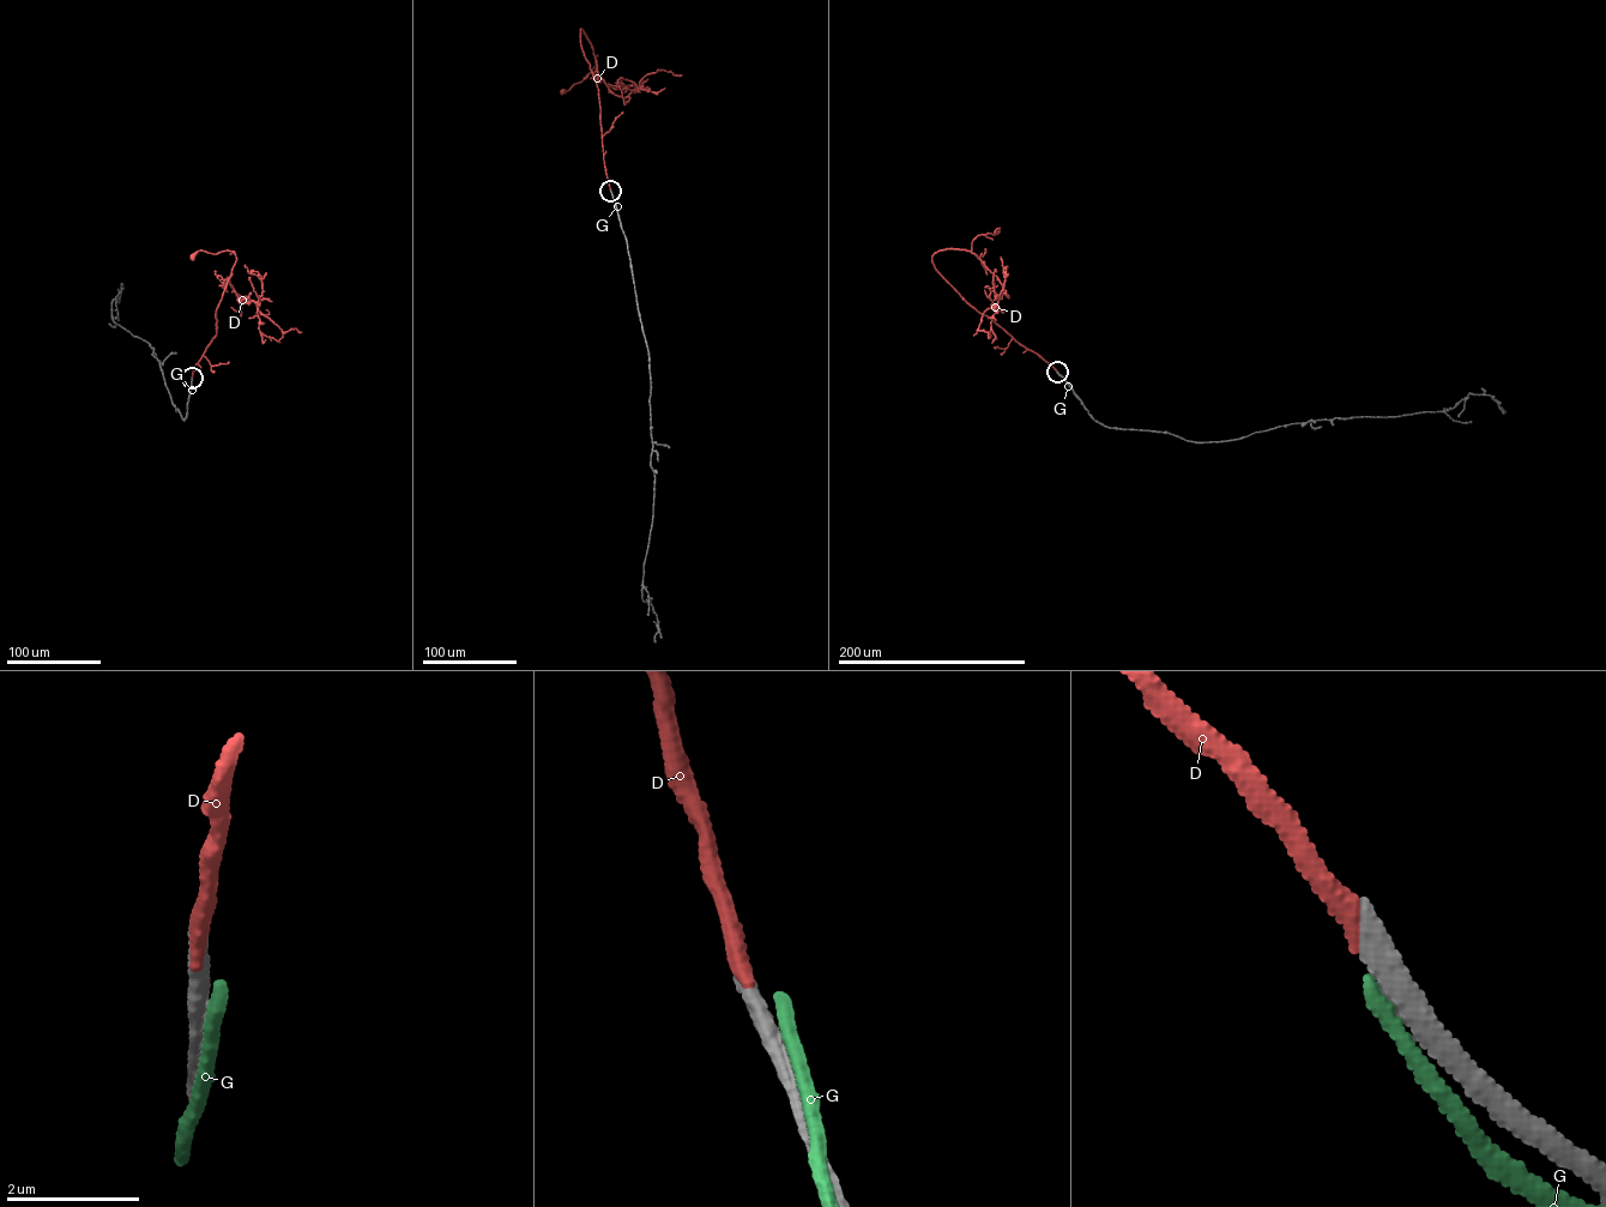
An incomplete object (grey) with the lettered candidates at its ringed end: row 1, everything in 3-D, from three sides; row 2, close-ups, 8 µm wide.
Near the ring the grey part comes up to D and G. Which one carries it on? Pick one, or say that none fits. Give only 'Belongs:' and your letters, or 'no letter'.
Belongs: D

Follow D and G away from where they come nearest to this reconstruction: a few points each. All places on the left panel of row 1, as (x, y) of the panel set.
D: (192, 378), (217, 333), (216, 312), (236, 259), (227, 249), (216, 254), (200, 251), (192, 257)
G: (192, 379), (188, 402)

